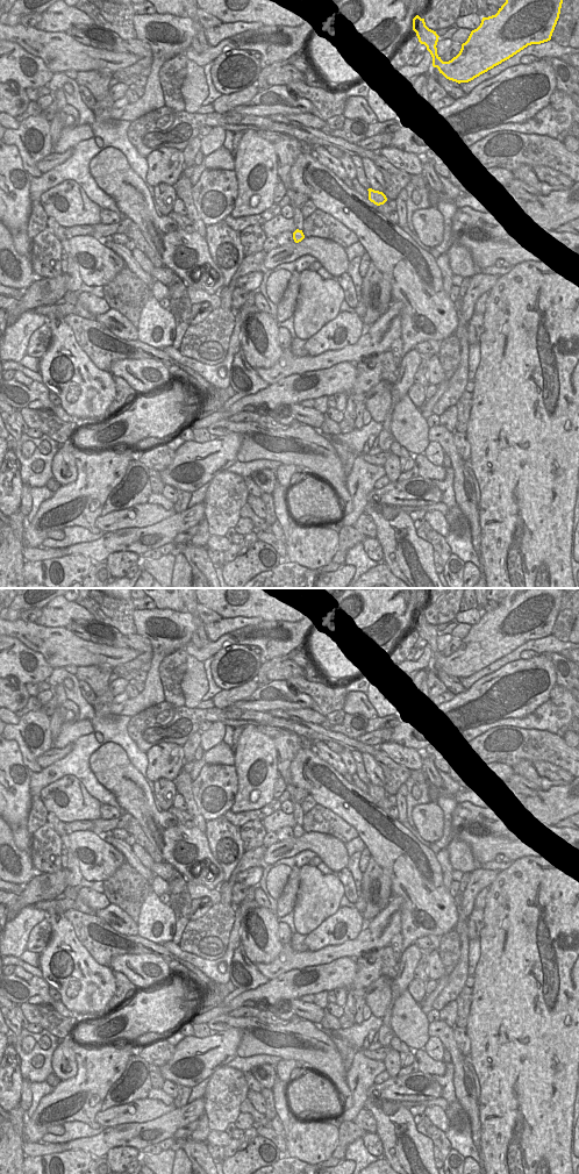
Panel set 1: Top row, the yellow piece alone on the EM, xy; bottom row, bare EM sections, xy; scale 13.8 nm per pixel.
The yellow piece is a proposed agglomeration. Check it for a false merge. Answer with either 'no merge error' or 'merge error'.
no merge error

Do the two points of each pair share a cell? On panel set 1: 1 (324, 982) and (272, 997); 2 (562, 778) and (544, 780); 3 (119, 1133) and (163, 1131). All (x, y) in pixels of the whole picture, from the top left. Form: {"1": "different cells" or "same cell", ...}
{"1": "same cell", "2": "same cell", "3": "same cell"}

